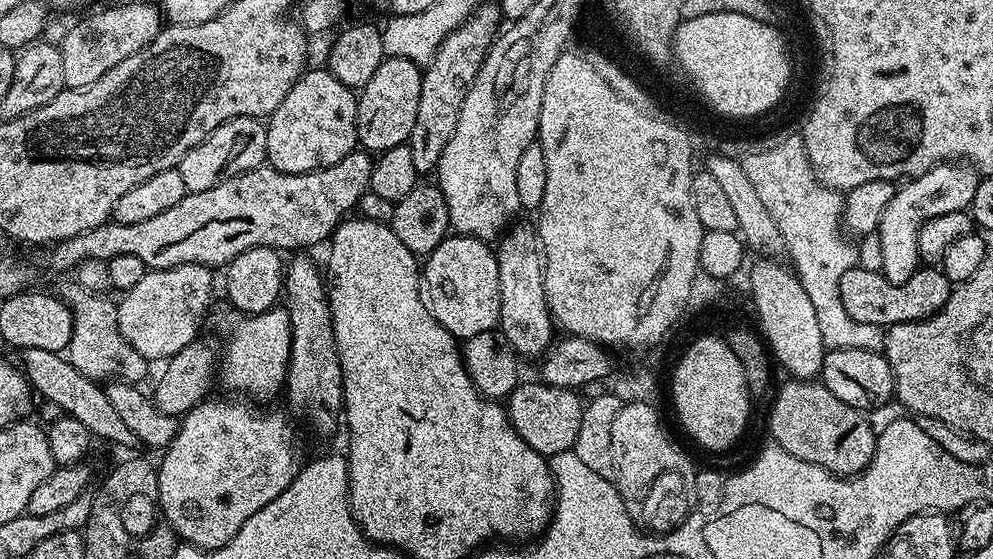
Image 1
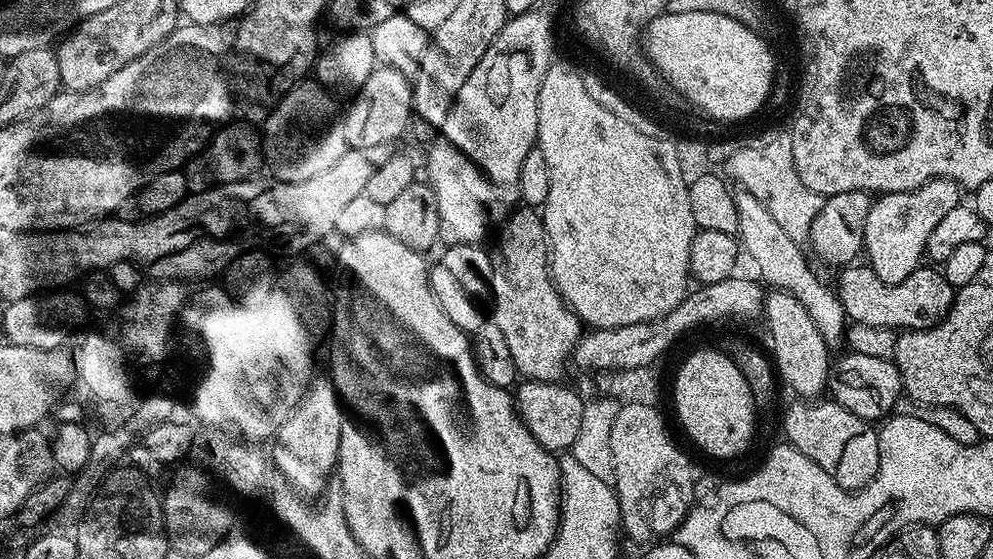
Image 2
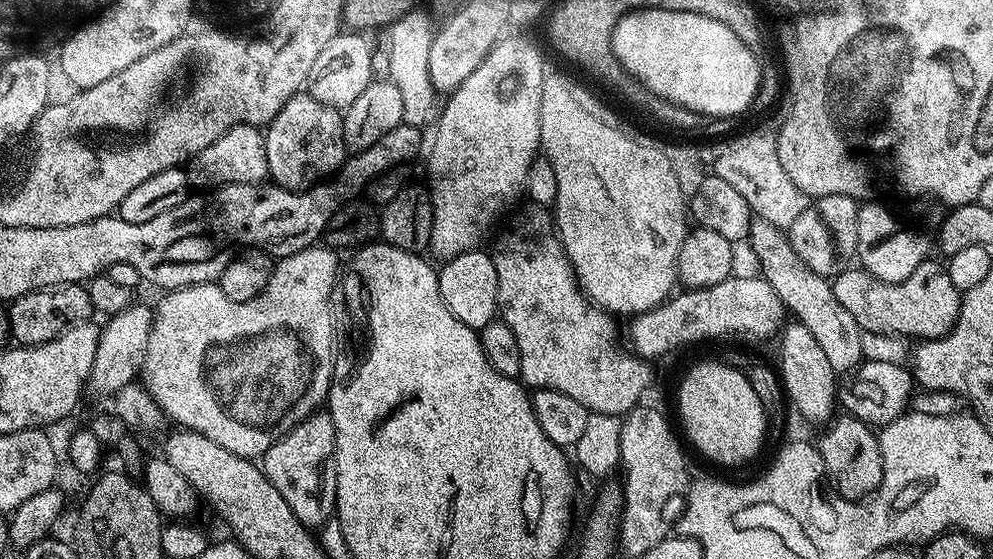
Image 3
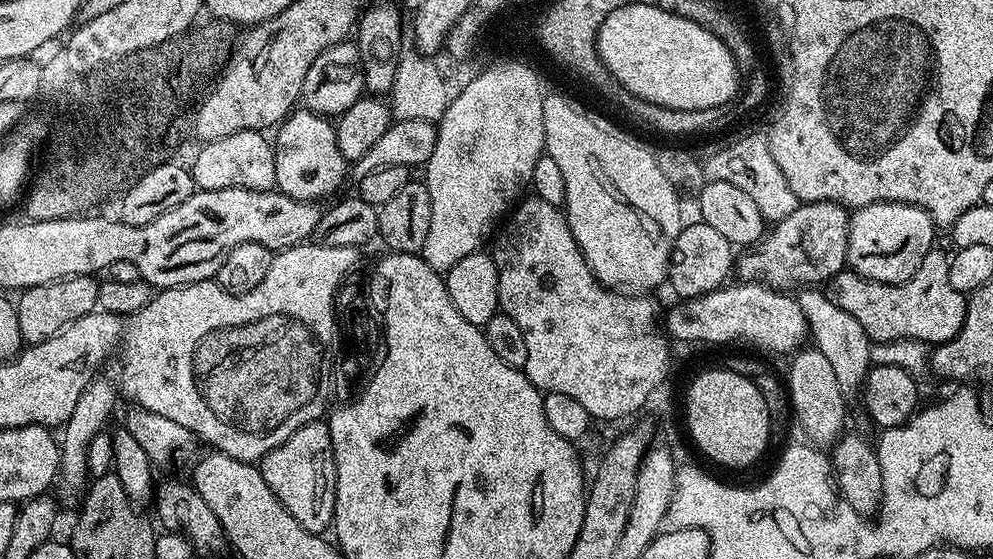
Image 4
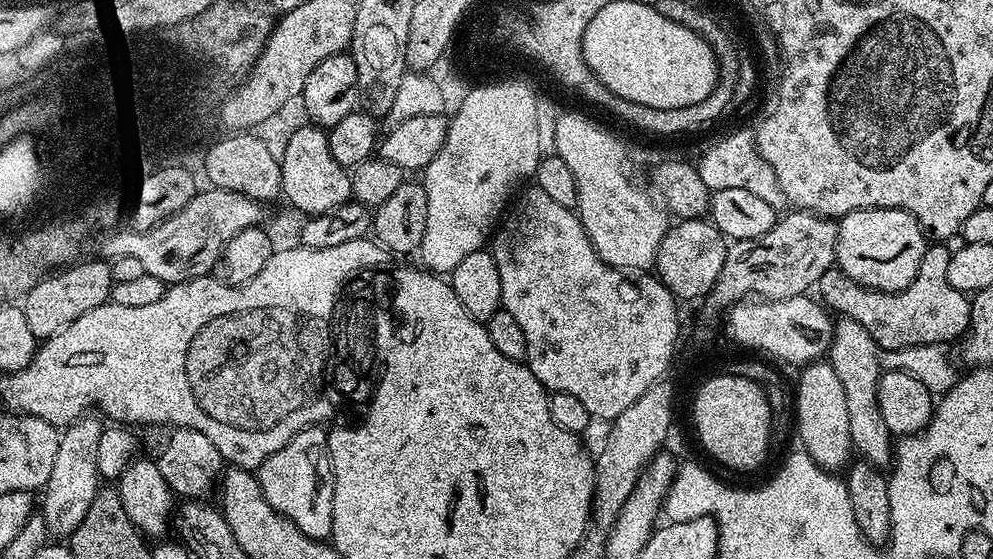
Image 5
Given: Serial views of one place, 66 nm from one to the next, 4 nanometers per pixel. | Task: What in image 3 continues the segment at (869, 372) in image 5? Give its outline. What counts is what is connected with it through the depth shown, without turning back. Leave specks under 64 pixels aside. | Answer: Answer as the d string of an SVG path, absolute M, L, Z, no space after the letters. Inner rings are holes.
M753 219L748 231L747 243L752 244L752 252L760 263L759 275L764 277L770 286L774 286L774 294L778 294L780 301L784 303L785 309L792 312L795 319L810 334L814 334L819 348L826 353L826 359L830 366L838 374L848 374L853 371L864 360L862 354L862 338L864 332L854 322L854 318L844 307L838 298L834 298L829 277L814 274L810 266L794 250L791 240L788 239L787 231L774 226L766 220Z

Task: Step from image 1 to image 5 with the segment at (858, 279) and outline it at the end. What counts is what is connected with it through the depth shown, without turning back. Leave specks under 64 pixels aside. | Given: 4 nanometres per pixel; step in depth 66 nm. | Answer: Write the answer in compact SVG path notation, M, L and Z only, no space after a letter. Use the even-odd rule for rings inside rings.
M944 242L929 243L914 282L900 292L878 292L875 288L867 288L833 266L816 283L815 291L820 292L819 303L833 313L840 312L836 314L845 320L858 322L858 326L863 326L866 334L874 338L877 348L884 352L902 350L906 346L947 345L948 340L959 341L972 321L972 306L969 297L954 290L954 286L950 286L950 278L946 278L952 257L948 247Z

